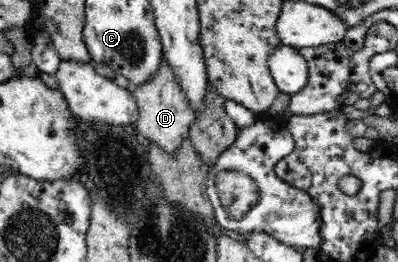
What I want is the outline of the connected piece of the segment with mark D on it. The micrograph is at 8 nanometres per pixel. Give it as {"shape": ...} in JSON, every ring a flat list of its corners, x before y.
{"shape":[[162,60,159,71,153,79,136,87,132,94,139,108,139,119,135,124,139,135,175,159,178,150,182,148,182,142,189,137,197,113,189,107,184,91,180,88,172,69,168,67,167,60]]}

